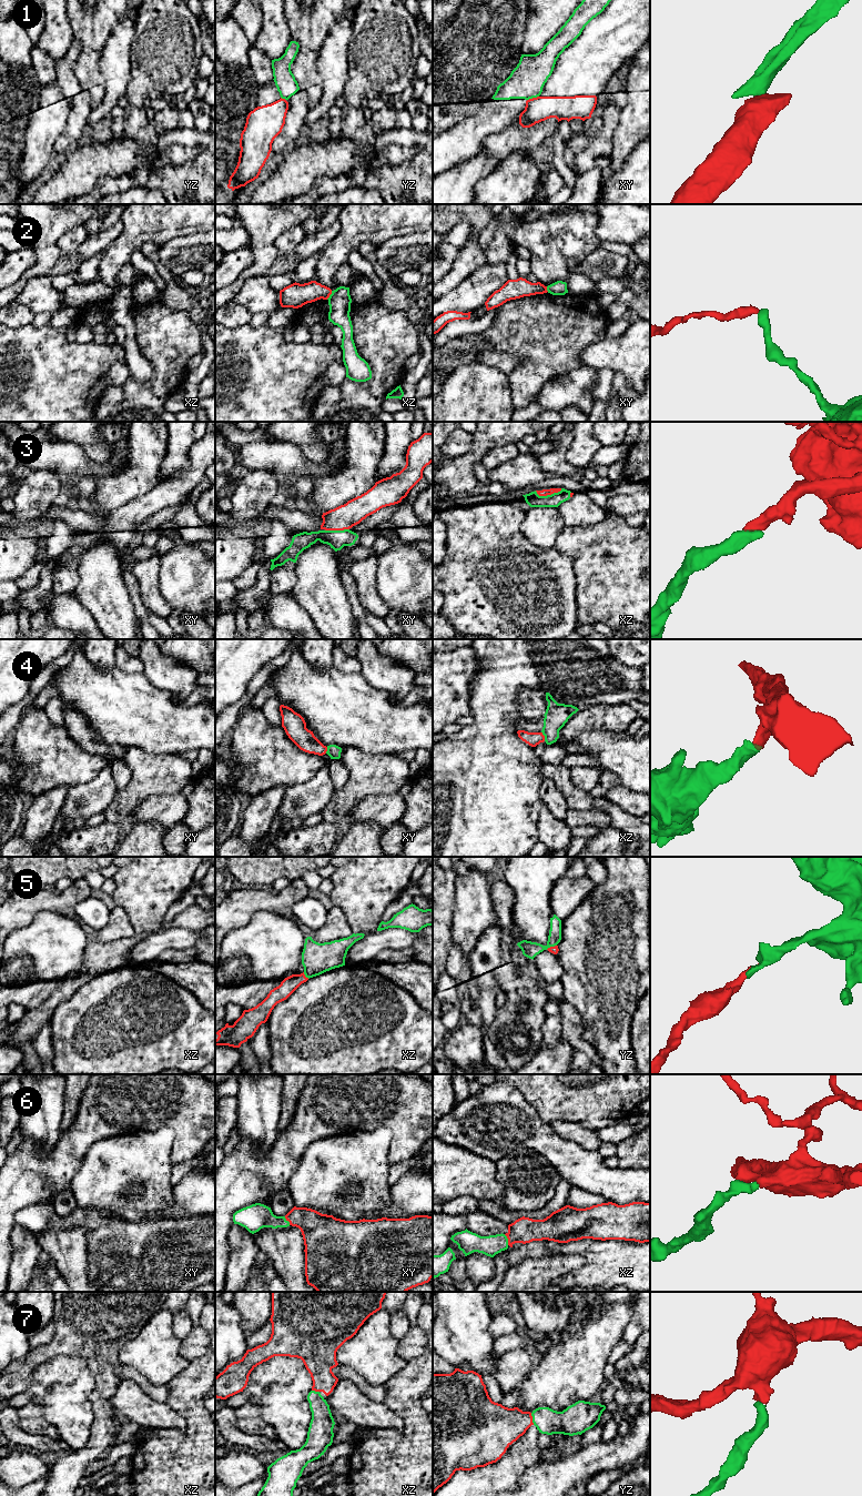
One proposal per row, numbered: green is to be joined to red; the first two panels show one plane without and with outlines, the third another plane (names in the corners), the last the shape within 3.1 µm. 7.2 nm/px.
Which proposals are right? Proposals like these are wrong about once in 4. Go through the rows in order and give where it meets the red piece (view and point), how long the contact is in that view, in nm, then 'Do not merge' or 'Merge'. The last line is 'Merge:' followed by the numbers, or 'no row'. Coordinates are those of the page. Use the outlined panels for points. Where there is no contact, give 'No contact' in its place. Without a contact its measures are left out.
1: Touches red at xy (533, 98). Shared border 90 nm. Do not merge
2: Touches red at xz (330, 294). Shared border 80 nm. Do not merge
3: Touches red at xz (548, 494). Shared border 200 nm. Merge
4: Touches red at xz (544, 736). Shared border 80 nm. Merge
5: Touches red at xz (304, 976). Shared border 60 nm. Merge
6: Touches red at xz (508, 1240). Shared border 90 nm. Merge
7: Touches red at yz (531, 1418). Shared border 90 nm. Merge
Merge: 3, 4, 5, 6, 7

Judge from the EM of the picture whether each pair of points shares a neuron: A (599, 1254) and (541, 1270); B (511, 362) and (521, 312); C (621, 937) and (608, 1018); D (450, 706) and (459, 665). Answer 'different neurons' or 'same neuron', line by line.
A: different neurons
B: different neurons
C: same neuron
D: same neuron

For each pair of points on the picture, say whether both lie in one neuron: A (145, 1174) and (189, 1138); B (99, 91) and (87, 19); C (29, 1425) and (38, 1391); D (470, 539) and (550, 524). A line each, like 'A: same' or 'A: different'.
A: different
B: same
C: different
D: different

